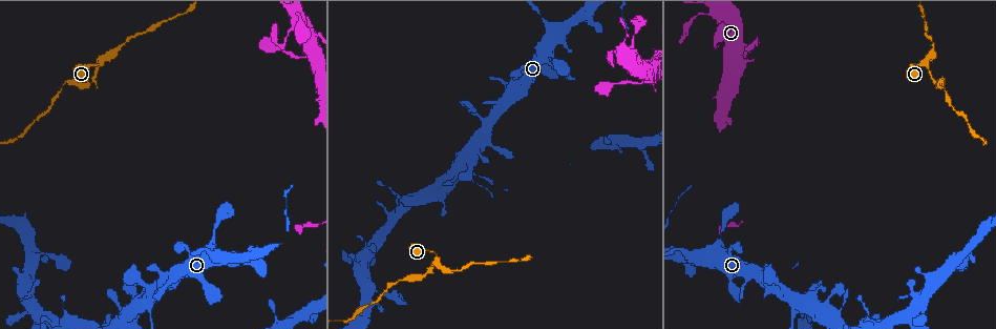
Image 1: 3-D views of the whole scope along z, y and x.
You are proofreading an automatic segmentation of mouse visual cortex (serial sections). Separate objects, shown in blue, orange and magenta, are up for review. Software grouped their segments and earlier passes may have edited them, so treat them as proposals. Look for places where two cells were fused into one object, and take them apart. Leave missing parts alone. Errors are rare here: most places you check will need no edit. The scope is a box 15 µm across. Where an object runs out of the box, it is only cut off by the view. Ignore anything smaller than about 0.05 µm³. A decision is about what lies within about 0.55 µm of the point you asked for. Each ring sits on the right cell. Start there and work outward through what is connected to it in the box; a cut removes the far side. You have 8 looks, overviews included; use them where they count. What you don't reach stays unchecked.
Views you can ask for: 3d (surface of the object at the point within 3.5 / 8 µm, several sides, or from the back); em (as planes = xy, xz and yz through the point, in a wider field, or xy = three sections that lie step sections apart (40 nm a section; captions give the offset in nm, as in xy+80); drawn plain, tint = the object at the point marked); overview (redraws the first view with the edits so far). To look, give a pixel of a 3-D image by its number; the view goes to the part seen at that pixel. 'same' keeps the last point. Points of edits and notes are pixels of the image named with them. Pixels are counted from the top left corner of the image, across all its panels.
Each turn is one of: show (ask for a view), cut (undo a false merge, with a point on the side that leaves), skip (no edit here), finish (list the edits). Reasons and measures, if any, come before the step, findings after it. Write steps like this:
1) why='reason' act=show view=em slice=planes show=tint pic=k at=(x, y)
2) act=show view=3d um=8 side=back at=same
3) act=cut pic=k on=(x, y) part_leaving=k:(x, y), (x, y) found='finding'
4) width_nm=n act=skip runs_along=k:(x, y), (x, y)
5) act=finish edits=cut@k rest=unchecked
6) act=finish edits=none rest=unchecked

why='a narrow waist' act=show view=3d um=3.5 pic=1 at=(434, 263)

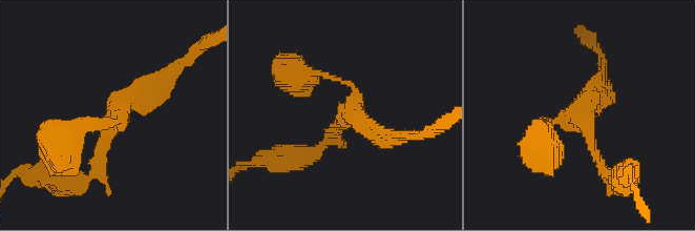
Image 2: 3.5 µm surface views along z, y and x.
arms=3 arm_widths_nm=150,150,300 act=show view=em slice=xy step=3 show=tint pic=2 at=(352, 113)

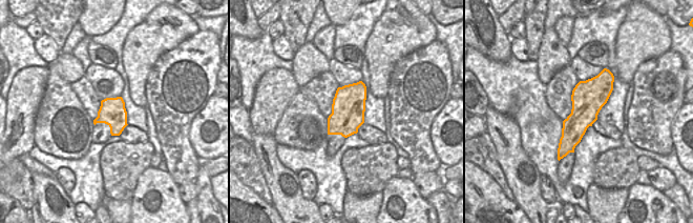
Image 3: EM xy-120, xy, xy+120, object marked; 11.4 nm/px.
act=skip runs_along=3:(606, 75), (587, 100), (563, 151) found='all the same cell'

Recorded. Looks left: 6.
why='a narrow waist' act=show view=3d um=3.5 pic=1 at=(738, 54)

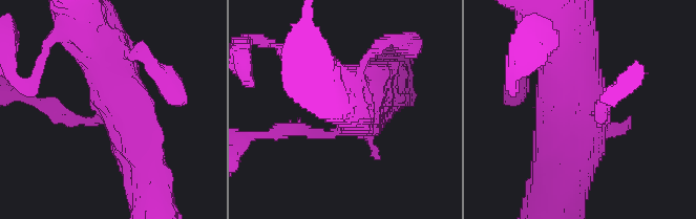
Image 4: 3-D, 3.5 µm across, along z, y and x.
act=show view=em slice=xy step=3 show=tint pic=4 at=(589, 111)

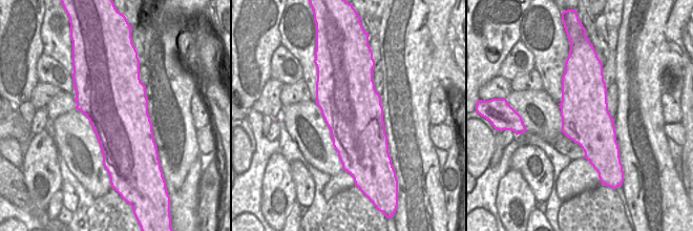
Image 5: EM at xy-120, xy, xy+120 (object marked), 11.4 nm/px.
width_nm=700 act=skip runs_along=4:(89, 39), (105, 55), (147, 163) found='one cell here'

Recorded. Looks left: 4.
why='sharp bend' act=show view=3d um=8 pic=1 at=(277, 44)

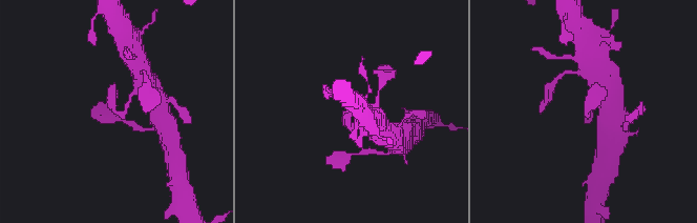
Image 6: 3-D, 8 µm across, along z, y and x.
arm_widths_nm=200,350 why='shape alone is not enough' act=show view=em slice=xy step=1 show=tint pic=6 at=(588, 116)

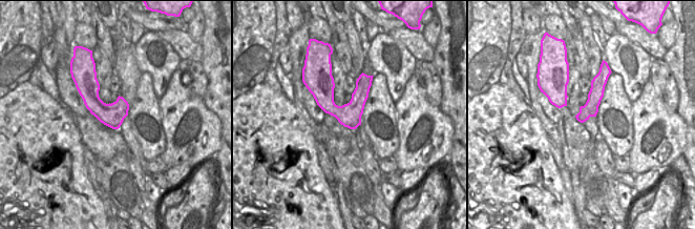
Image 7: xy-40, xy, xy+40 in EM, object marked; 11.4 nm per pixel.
act=skip runs_along=7:(602, 76), (591, 107), (581, 119) found='continuous, no second cell'

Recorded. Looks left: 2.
act=finish edits=none rest=unchecked

